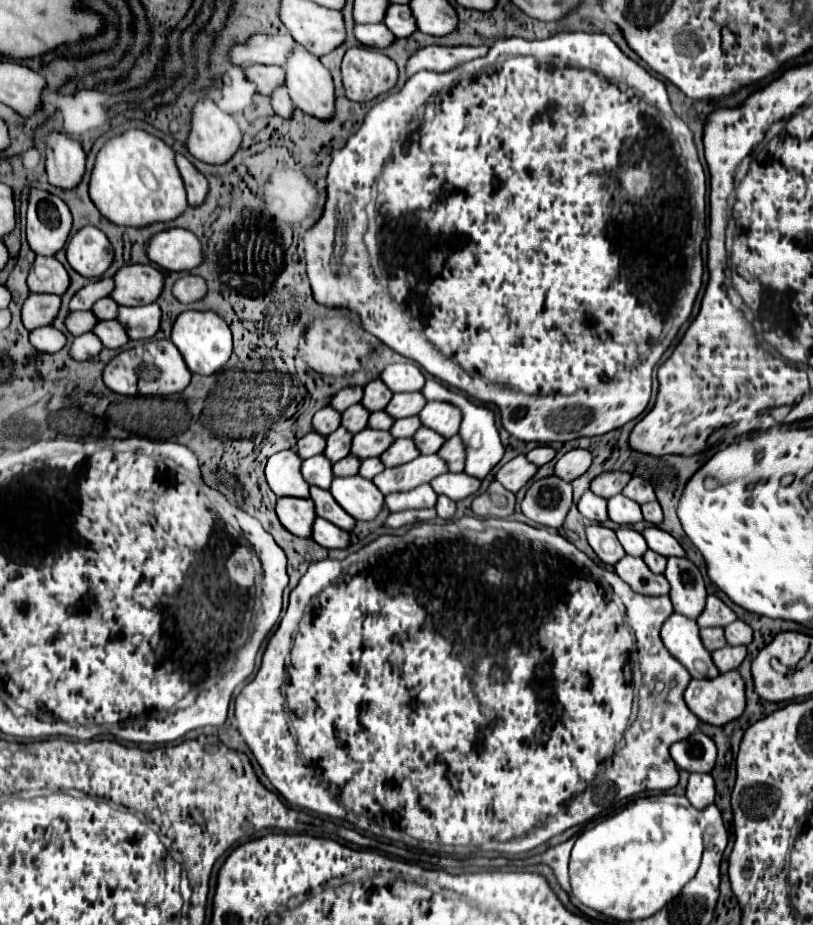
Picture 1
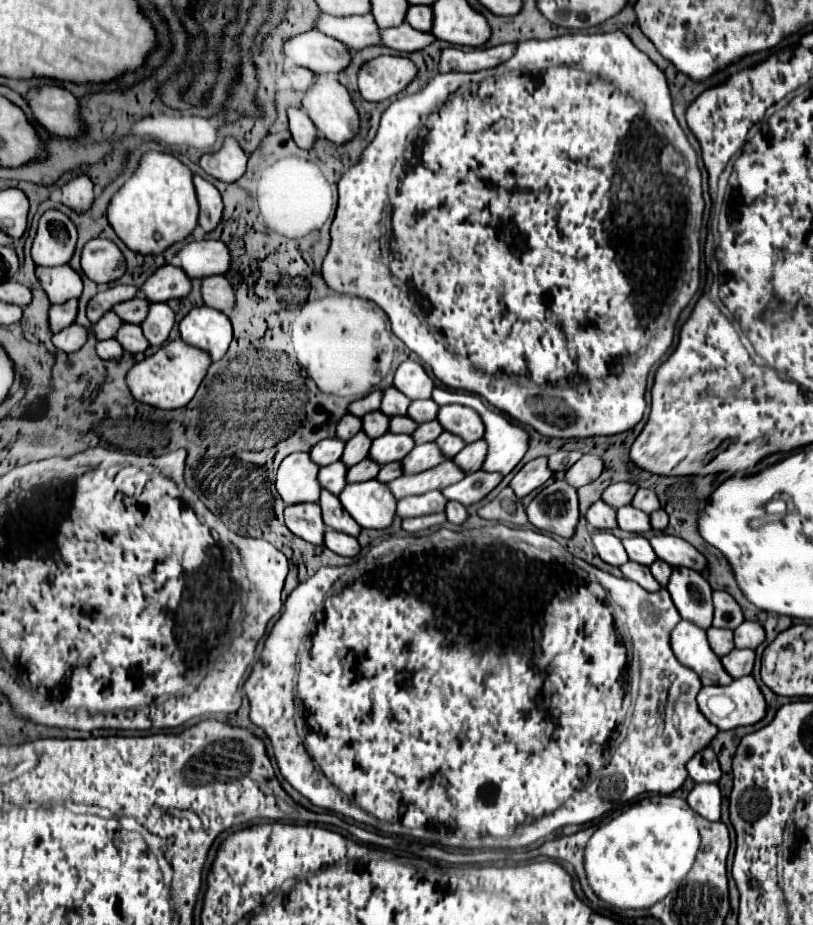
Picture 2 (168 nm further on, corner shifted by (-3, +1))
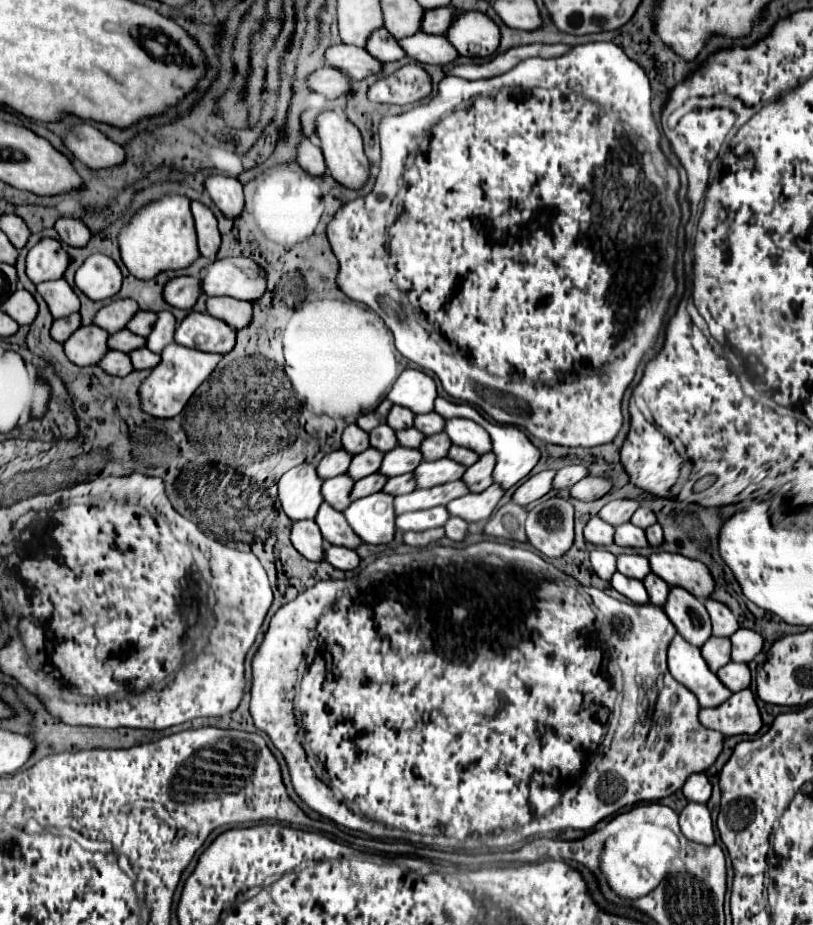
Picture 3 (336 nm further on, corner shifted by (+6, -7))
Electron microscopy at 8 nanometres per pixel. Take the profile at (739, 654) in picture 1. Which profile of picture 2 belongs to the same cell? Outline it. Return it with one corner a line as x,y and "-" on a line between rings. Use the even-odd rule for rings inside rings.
732,649
728,655
722,657
722,665
734,679
750,675
752,667
754,667
754,651
750,651
750,649
746,649
746,651

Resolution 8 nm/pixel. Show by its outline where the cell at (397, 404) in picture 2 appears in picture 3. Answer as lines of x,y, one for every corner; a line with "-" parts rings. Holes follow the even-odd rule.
393,405
393,409
389,411
389,417
387,417
387,425
395,431
413,427
413,421
415,421
415,413
401,405

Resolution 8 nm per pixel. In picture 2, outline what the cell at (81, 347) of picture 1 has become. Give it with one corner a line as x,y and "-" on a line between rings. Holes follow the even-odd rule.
106,339
106,341
98,341
96,343
96,355
100,359
116,359
124,353
124,349
118,345
116,339

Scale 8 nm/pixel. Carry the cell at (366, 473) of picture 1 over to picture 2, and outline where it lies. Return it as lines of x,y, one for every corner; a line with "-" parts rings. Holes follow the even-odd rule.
386,463
386,465
380,467
376,479
382,481
382,483
386,483
386,481
392,481
392,479
396,479
400,475
402,475
402,465
400,463

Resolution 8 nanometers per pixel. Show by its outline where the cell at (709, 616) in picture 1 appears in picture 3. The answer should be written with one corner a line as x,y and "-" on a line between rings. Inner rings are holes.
707,599
705,607
707,607
709,615
711,615
713,635
715,637
731,637
739,629
737,619
733,617
733,613
729,611
727,605
723,605
723,603
715,601
715,599

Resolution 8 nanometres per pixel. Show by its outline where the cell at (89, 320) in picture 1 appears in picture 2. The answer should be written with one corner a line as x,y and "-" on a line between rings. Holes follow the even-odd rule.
110,311
92,325
92,331
94,331
96,339
112,339
116,335
116,331
120,329
120,325
122,325
122,321
118,321
118,317
114,317
114,313

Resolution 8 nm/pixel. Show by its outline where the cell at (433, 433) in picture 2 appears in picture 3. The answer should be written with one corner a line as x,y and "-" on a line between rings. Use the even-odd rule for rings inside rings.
437,433
437,435
427,437
427,439
423,441
423,445
419,447
419,451
423,453
425,461
437,461
437,459
441,459
441,457
447,457
451,445
453,445
453,443
449,441
447,433

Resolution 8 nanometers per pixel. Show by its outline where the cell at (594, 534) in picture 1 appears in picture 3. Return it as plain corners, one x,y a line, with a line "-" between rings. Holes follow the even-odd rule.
593,549
591,551
591,565
593,571
603,579
603,581
611,581
615,569
615,555
605,551
605,549

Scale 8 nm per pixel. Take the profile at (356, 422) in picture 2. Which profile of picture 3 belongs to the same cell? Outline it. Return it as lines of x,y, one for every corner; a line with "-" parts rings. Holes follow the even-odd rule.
349,425
343,431
343,449
351,455
363,453
365,449
369,449
369,433
365,433
363,429
359,429
357,425

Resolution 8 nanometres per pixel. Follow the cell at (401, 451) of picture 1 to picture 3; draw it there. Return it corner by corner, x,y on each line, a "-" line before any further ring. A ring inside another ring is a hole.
441,459
441,461
423,461
415,469
417,487
427,489
433,485
443,485
449,481
459,481
465,473
465,465
455,463
453,459

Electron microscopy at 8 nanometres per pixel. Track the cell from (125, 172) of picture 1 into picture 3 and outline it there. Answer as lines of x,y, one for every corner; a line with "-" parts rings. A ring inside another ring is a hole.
167,195
161,201
139,209
131,223
121,229
119,249
129,273
143,281
149,281
149,277
157,277
157,273
163,271
177,271
189,267
199,257
189,199
181,195

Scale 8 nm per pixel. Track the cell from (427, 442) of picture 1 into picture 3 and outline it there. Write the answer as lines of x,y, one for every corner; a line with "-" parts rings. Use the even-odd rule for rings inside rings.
453,445
451,449
449,449
449,457
453,459
453,461
457,461
457,463
461,463
461,465
473,465
473,461
477,461
477,457
479,455
475,455
473,451
469,451
469,449
465,449
465,447
457,447
457,445

